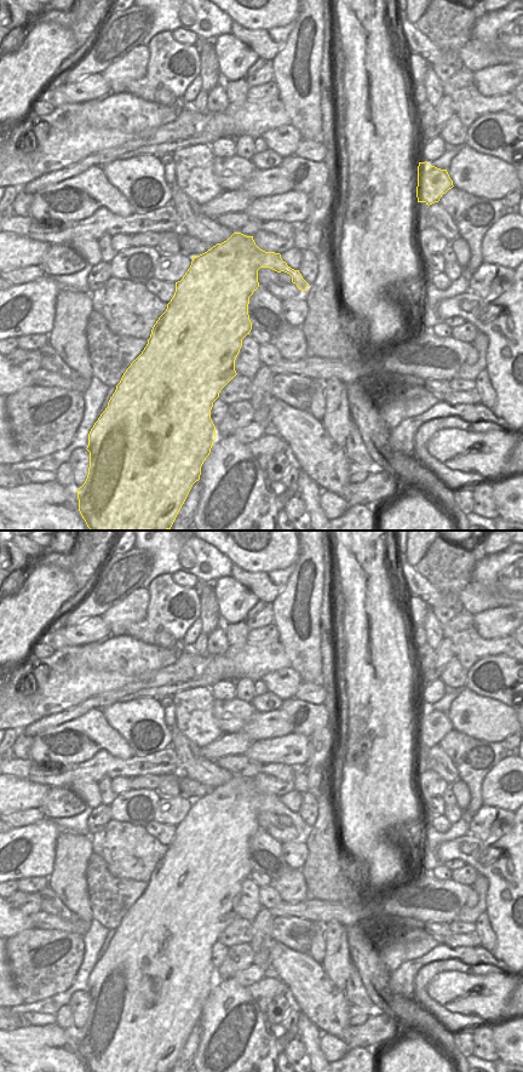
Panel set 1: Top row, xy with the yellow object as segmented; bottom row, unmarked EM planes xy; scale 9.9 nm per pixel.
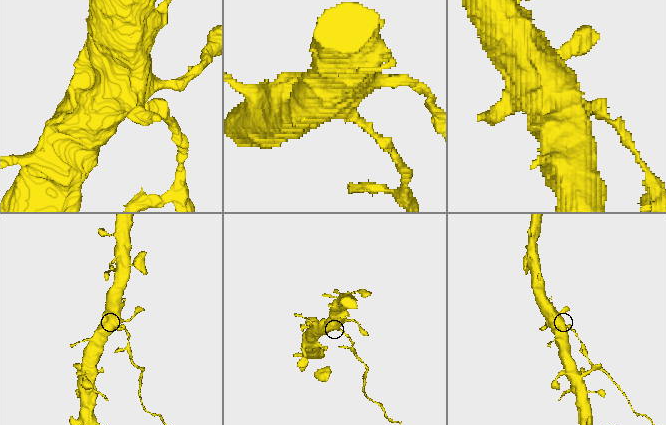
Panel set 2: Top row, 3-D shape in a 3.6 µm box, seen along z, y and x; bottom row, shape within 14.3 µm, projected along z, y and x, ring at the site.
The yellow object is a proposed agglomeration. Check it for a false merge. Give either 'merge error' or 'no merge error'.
merge error

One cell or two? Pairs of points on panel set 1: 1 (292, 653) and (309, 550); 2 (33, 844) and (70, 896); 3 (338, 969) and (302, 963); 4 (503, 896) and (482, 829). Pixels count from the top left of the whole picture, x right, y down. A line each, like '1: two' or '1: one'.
1: two
2: two
3: two
4: two

